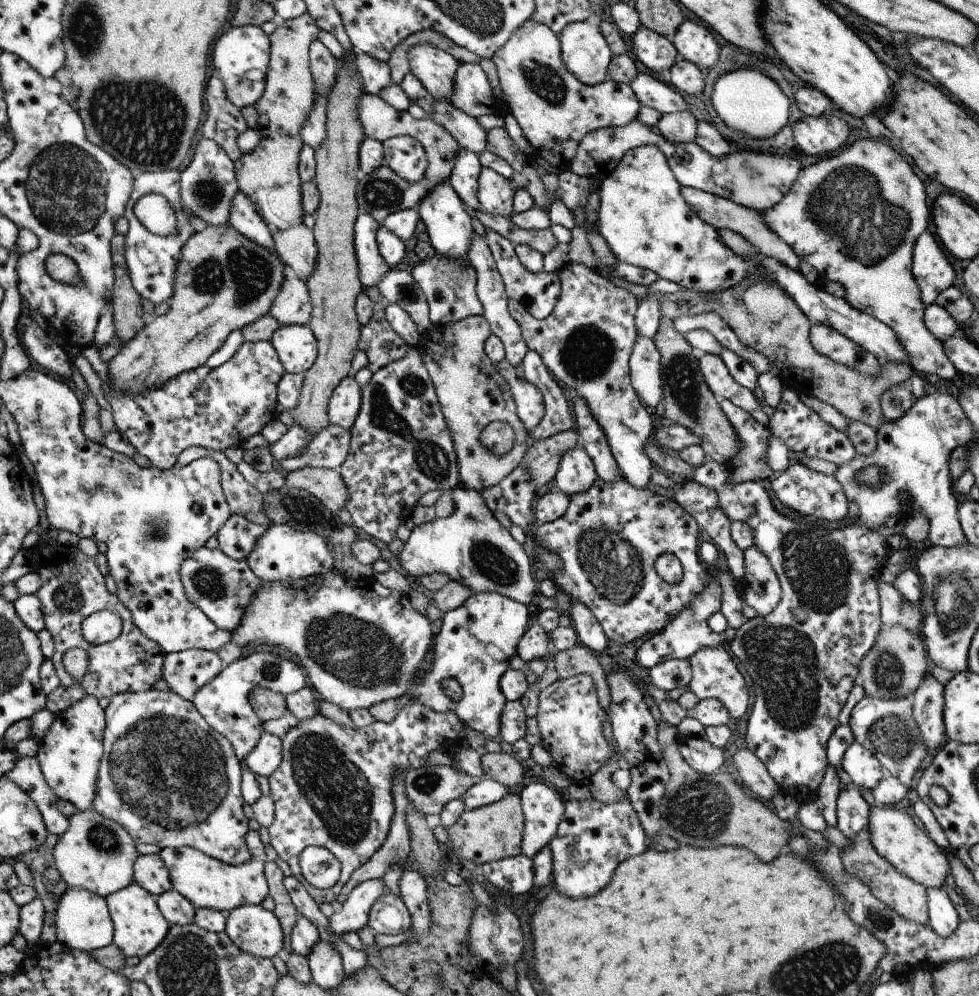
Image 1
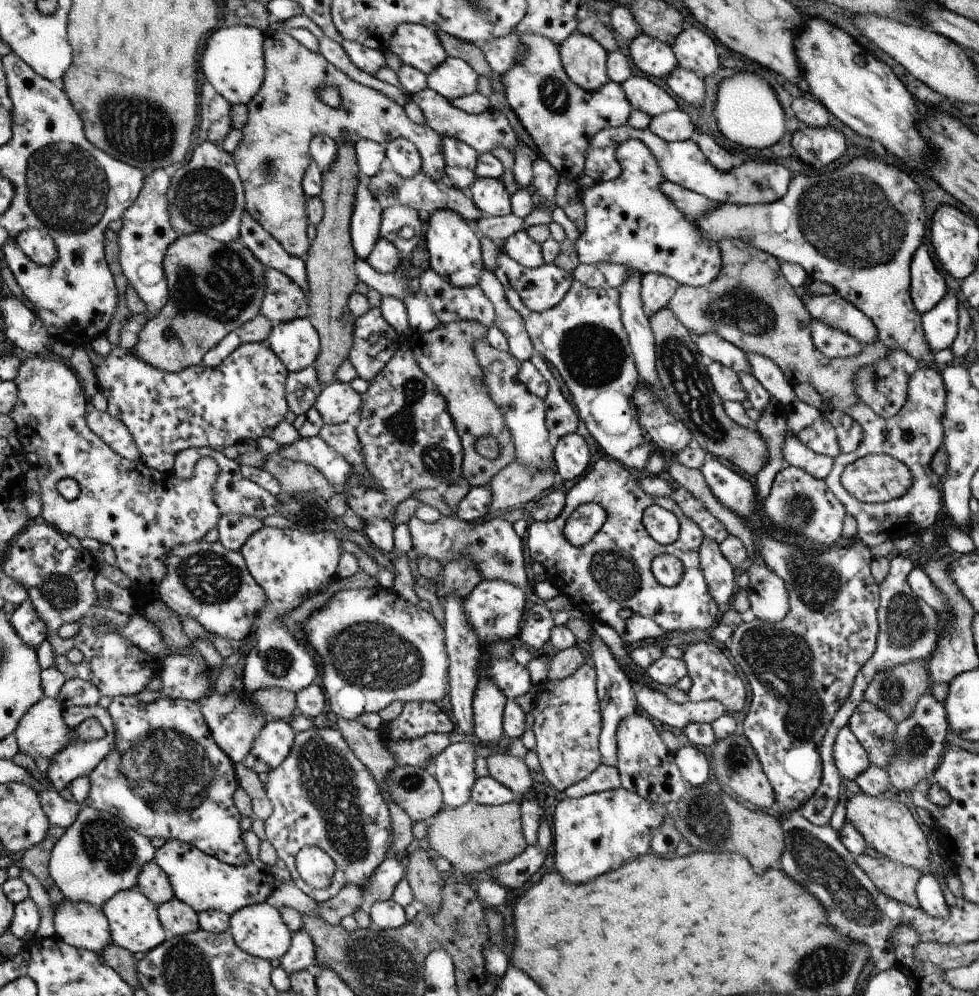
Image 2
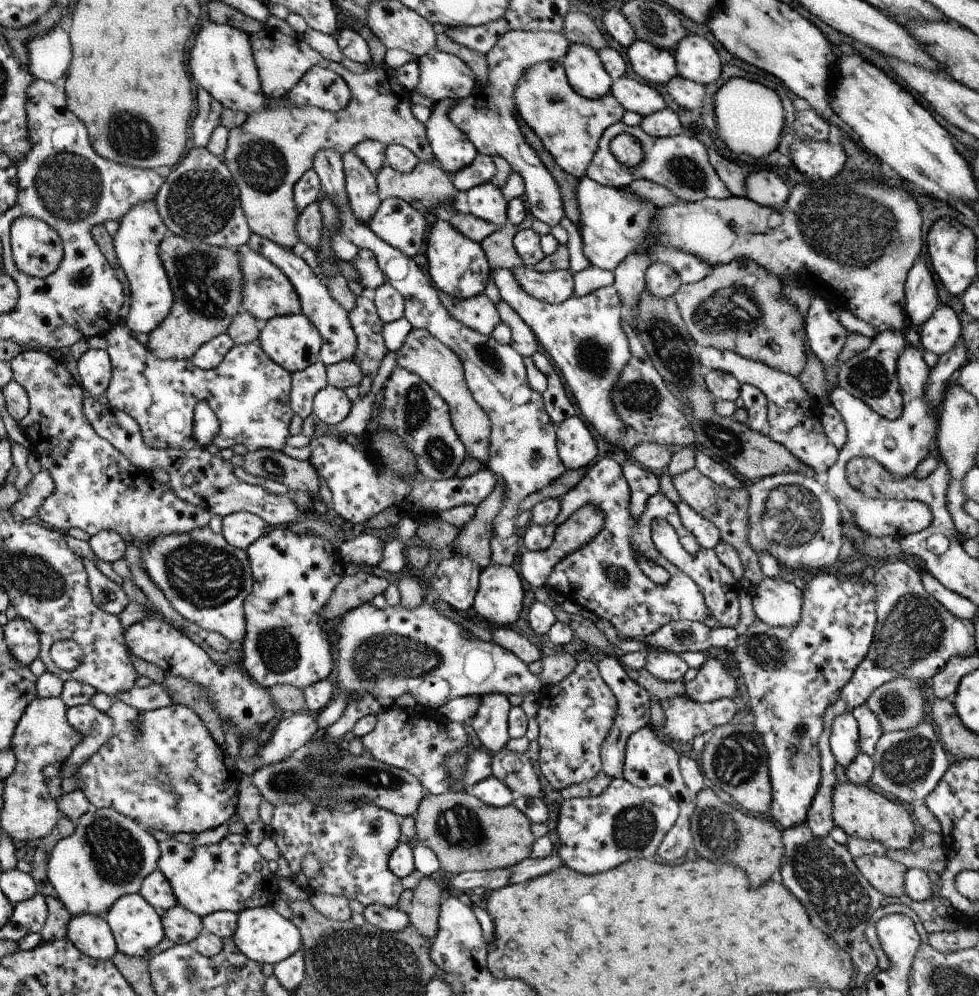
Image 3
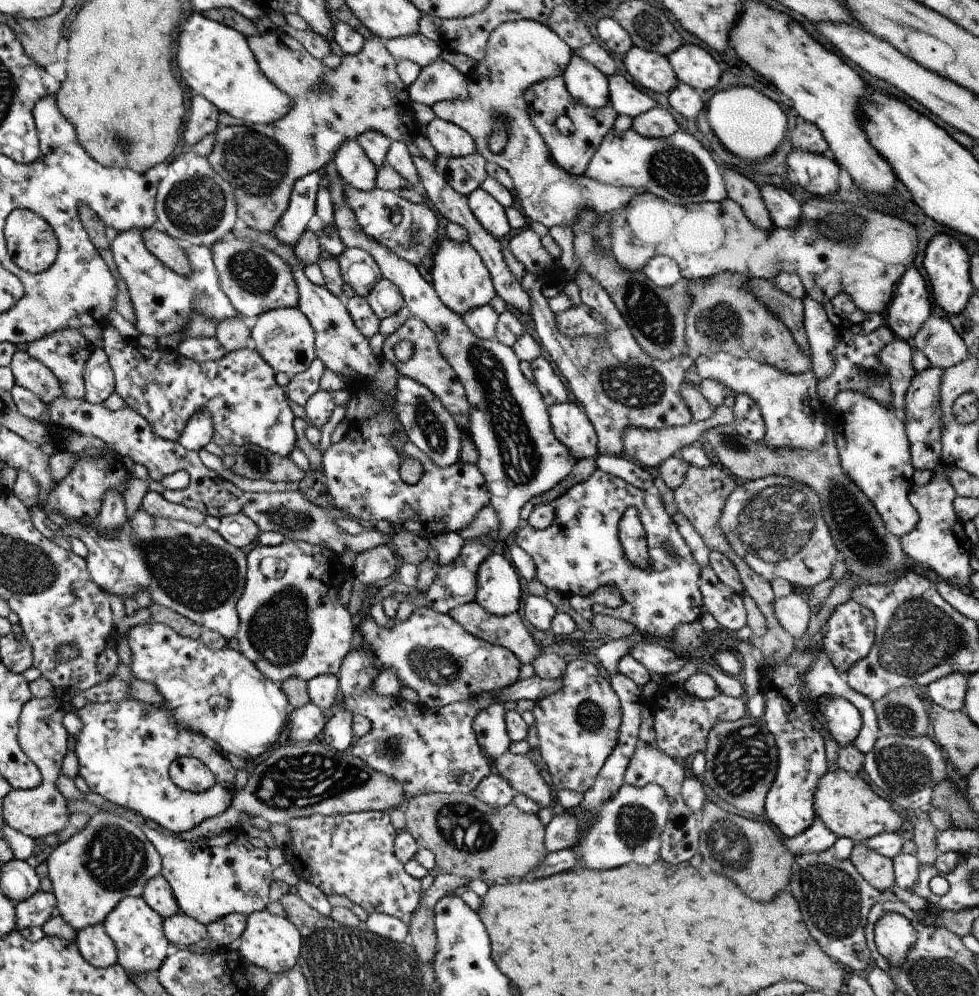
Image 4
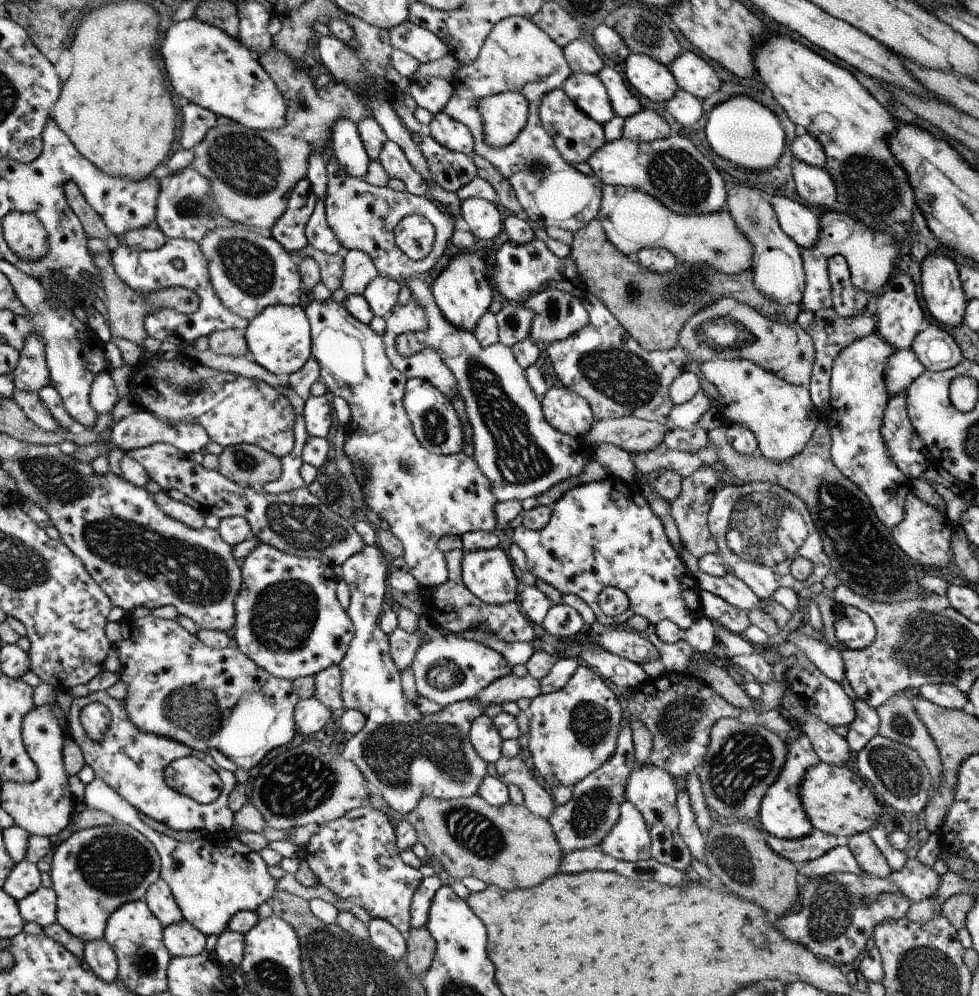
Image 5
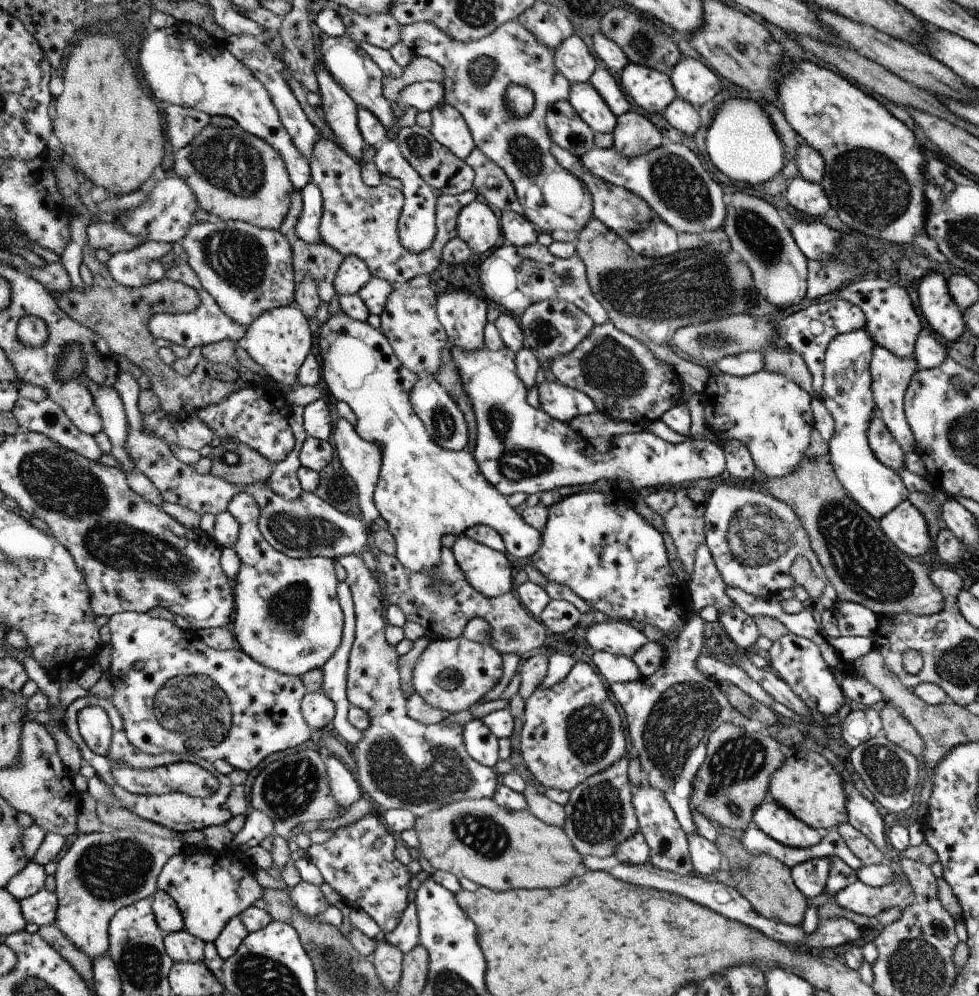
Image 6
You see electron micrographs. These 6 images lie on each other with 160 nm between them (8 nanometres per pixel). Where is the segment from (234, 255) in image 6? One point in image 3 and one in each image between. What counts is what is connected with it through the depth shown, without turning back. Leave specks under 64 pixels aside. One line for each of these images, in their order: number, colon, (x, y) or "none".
3: (268, 292)
4: (256, 280)
5: (250, 272)

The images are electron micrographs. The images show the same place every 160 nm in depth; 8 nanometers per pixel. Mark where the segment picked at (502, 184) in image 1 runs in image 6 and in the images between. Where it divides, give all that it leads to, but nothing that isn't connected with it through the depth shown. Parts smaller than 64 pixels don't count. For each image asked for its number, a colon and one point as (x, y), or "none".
2: (490, 195)
3: (486, 200)
4: (490, 214)
5: (484, 222)
6: (477, 225)

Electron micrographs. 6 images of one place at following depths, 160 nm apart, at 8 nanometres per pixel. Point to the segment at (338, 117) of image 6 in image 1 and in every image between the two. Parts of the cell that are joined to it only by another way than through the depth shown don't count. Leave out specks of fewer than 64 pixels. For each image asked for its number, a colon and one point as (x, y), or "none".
1: (372, 266)
2: (366, 220)
3: (361, 187)
4: (354, 167)
5: (346, 145)

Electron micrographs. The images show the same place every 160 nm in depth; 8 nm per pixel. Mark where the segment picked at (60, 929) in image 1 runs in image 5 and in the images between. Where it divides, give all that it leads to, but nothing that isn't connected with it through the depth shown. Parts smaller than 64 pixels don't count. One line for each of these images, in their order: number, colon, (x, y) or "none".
2: (82, 925)
3: (91, 933)
4: (96, 946)
5: (99, 955)

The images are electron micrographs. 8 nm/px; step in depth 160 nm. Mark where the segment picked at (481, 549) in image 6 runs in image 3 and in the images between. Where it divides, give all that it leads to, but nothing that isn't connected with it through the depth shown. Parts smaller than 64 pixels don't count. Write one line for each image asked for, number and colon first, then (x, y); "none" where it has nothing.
3: (498, 602)
4: (498, 591)
5: (488, 574)

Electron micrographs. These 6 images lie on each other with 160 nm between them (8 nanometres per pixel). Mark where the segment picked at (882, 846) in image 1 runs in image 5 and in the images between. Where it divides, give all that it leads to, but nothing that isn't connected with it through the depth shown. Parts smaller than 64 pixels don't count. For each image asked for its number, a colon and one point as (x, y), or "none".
2: (887, 825)
3: (860, 812)
4: (848, 806)
5: (837, 802)

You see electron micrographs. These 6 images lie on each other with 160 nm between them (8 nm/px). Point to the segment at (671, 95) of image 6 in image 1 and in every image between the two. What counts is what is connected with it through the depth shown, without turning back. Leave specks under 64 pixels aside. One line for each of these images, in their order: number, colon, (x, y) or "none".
1: (657, 52)
2: (655, 58)
3: (657, 66)
4: (652, 71)
5: (653, 80)

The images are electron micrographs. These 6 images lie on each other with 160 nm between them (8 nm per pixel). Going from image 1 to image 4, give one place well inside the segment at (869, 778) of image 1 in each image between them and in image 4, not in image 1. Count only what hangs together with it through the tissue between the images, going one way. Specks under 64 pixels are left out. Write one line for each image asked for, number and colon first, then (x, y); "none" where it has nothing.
2: (851, 759)
3: (844, 739)
4: (843, 721)

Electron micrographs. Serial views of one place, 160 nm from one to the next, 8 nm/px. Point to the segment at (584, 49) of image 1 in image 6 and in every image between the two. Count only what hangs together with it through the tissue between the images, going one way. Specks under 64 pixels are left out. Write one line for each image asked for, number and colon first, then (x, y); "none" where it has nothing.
2: (585, 60)
3: (587, 74)
4: (586, 84)
5: (587, 92)
6: (587, 102)

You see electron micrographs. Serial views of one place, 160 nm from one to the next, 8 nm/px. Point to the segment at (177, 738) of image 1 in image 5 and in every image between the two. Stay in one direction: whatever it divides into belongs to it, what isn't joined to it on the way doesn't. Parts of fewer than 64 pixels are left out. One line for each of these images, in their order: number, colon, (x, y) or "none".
2: (166, 777)
3: (161, 768)
4: (125, 748)
5: (134, 762)

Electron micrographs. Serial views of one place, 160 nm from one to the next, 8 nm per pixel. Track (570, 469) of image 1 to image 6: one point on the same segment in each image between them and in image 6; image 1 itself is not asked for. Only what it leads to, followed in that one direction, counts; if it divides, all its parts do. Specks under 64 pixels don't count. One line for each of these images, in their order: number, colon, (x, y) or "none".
2: (571, 454)
3: (575, 442)
4: (571, 426)
5: (568, 412)
6: (563, 403)

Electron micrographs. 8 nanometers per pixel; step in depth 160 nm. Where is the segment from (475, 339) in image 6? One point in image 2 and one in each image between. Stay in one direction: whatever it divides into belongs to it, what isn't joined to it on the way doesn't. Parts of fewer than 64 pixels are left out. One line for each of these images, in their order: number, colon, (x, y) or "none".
2: (455, 252)
3: (458, 266)
4: (461, 279)
5: (463, 292)

